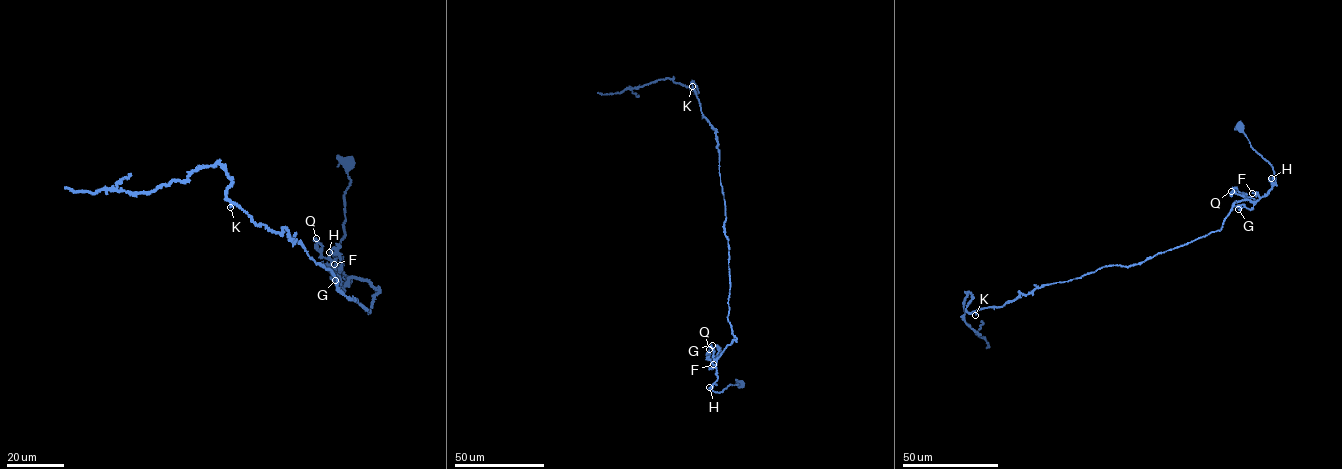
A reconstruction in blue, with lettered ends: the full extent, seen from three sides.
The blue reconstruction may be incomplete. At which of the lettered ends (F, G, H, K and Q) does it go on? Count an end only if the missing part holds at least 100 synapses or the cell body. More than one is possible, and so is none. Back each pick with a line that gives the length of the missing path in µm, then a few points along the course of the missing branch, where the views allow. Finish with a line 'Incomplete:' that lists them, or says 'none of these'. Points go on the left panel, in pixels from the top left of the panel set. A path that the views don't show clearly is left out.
Incomplete: none of these

